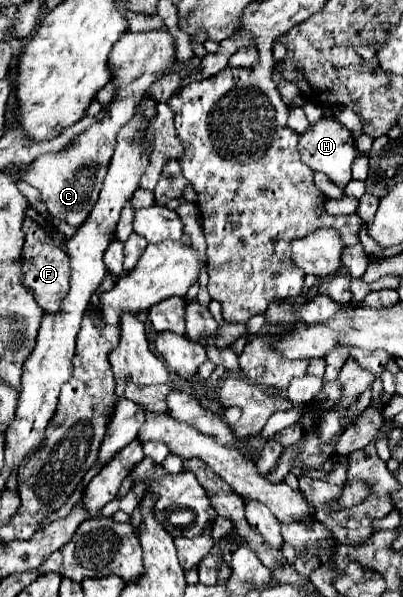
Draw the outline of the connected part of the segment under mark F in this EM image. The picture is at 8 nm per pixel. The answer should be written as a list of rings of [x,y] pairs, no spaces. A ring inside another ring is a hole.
[[[25,217],[25,247],[21,267],[25,273],[25,285],[33,291],[35,301],[47,313],[55,313],[61,307],[61,301],[69,289],[69,257],[63,249],[53,245],[53,239],[29,217]]]

